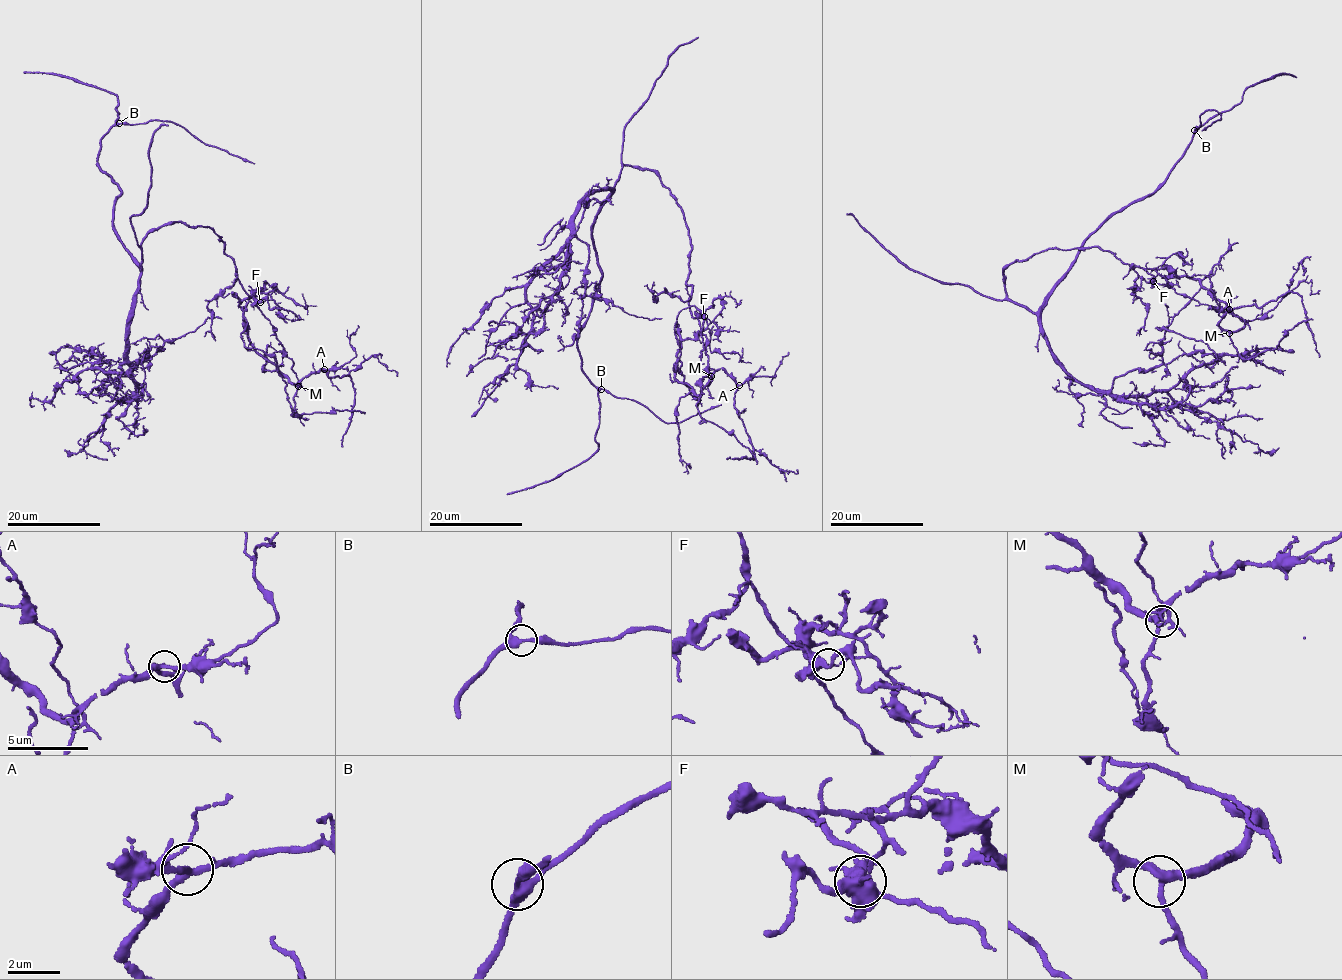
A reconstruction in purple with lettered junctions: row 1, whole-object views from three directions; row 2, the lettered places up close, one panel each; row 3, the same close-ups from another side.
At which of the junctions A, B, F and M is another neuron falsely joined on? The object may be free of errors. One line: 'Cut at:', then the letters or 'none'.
Cut at: F

